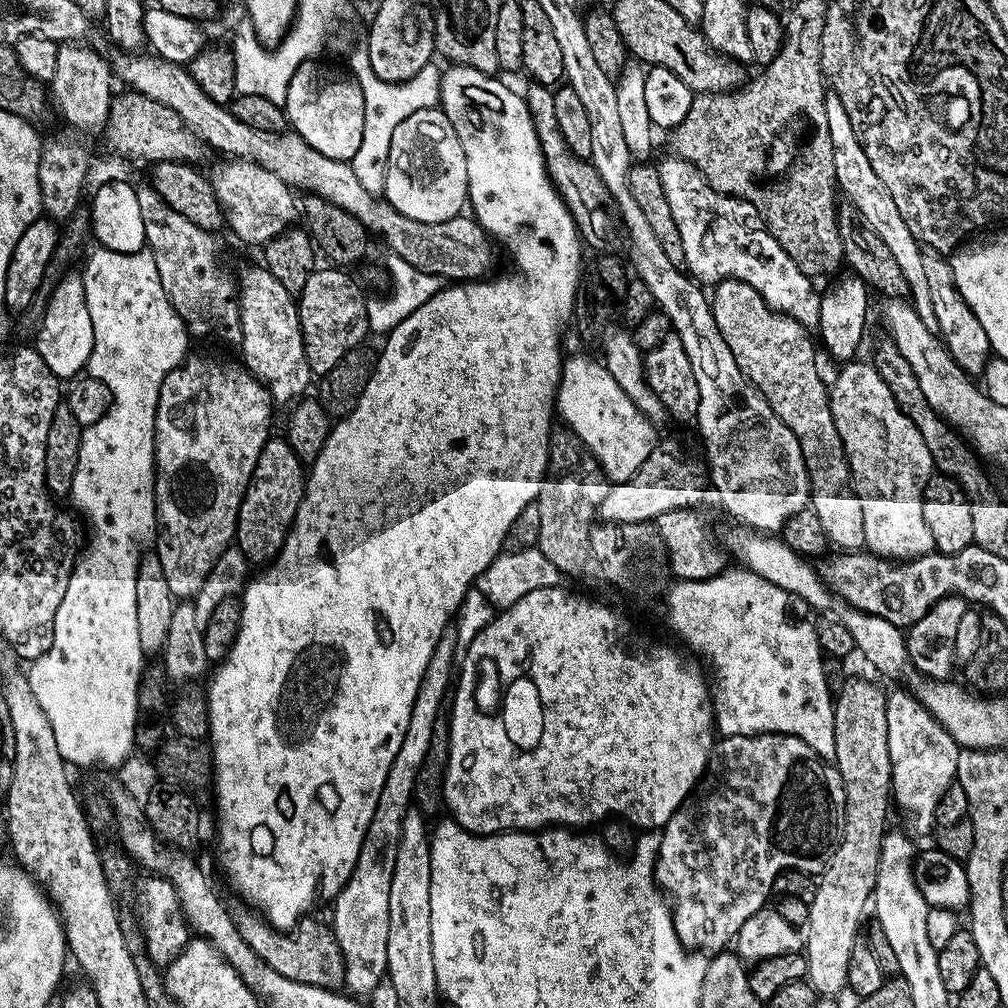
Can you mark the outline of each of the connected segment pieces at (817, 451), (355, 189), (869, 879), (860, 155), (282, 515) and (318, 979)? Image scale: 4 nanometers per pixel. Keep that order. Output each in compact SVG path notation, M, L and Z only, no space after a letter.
M722 280L715 285L716 300L714 296L714 307L712 313L718 322L718 330L722 334L722 338L726 338L726 346L730 346L730 350L734 354L734 362L738 362L738 366L742 370L744 377L749 380L758 391L764 395L766 402L774 410L774 414L778 414L778 418L782 418L782 422L786 422L786 426L790 426L790 430L794 430L794 434L798 438L798 446L802 446L802 458L806 462L806 470L808 471L808 486L810 489L810 507L818 514L818 522L822 522L822 530L826 530L829 545L835 546L840 550L860 550L864 548L864 535L866 534L866 526L862 523L862 502L860 497L856 495L855 488L852 487L852 471L848 469L848 455L844 453L844 443L838 434L838 430L834 426L834 418L830 410L829 385L824 384L824 380L820 377L820 368L816 365L816 348L812 345L809 329L802 327L794 318L784 316L780 312L775 312L771 306L762 298L762 294L758 294L758 290L754 290L752 286L746 286L741 280Z
M120 54L116 61L114 59L111 61L110 67L119 79L121 76L128 83L125 85L130 86L131 91L142 94L154 102L162 102L162 106L170 106L170 110L179 114L182 122L195 133L197 140L203 142L207 147L209 144L210 147L225 152L224 156L228 158L240 157L244 160L253 160L258 165L265 167L266 170L273 171L291 189L299 190L301 188L301 193L315 194L334 202L334 206L342 206L342 210L354 214L354 218L358 218L358 222L362 222L362 226L367 228L369 233L376 235L377 232L378 235L384 236L384 244L388 247L386 249L389 253L405 259L410 265L425 271L426 274L440 275L448 282L467 282L483 277L487 273L484 271L492 264L494 244L488 233L476 223L471 215L461 214L446 222L414 222L414 218L406 218L406 214L398 214L398 210L394 210L394 206L390 206L387 200L379 196L372 196L359 182L349 161L326 158L322 154L318 154L318 150L314 150L314 146L307 144L298 133L291 130L259 132L246 126L246 122L238 122L238 118L234 118L231 110L208 97L187 67L172 64L155 54L144 55Z
M852 680L850 681L841 692L837 693L835 702L833 703L833 708L835 710L834 718L834 752L835 758L834 763L836 769L839 770L839 776L842 778L843 790L846 794L846 802L844 803L844 828L841 832L840 844L836 848L835 854L832 856L827 867L819 875L818 880L820 880L813 898L810 898L809 901L809 920L804 928L804 953L808 959L808 975L807 980L812 985L812 988L815 989L817 995L834 998L838 996L842 990L845 991L848 982L849 974L849 958L852 953L852 948L855 943L857 943L858 936L856 932L860 930L862 920L860 918L866 908L868 908L871 896L873 895L873 890L875 886L875 881L877 879L877 866L879 865L879 854L881 852L881 842L886 833L885 826L888 820L888 810L892 808L892 799L891 799L891 789L892 789L892 767L890 766L889 758L889 739L887 737L887 719L886 719L886 702L885 698L887 693L884 690L880 690L876 685L866 682L864 680Z
M835 94L825 95L824 101L826 102L826 126L830 126L830 142L834 146L834 174L839 191L846 197L847 202L860 212L863 223L872 228L890 250L905 281L910 302L915 306L916 313L932 332L938 333L938 318L935 317L934 306L931 305L930 286L927 285L926 270L923 269L921 245L906 226L906 218L898 214L898 206L894 206L894 193L886 190L882 178L874 174L874 166L870 166L868 149L861 146L860 136L854 134L854 126L850 126L850 118L842 102Z
M269 438L262 446L262 454L258 454L254 474L244 491L236 519L235 547L240 548L253 565L267 565L282 550L284 539L292 529L296 511L304 497L305 483L305 465L300 463L298 454L294 454L287 439Z
M247 911L235 913L236 929L246 946L250 946L250 950L254 950L266 966L278 970L278 974L294 982L306 982L310 986L336 990L344 984L344 959L331 923L304 918L295 928L281 930L268 923L261 913Z

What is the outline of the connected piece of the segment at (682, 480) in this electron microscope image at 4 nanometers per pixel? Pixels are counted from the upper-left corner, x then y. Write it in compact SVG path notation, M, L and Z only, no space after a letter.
M670 440L663 443L661 441L655 445L648 458L628 481L613 483L609 487L600 503L598 516L601 521L609 524L650 522L659 519L659 516L669 513L670 510L697 507L704 484L706 488L705 475L703 478L696 465L685 462L679 446Z

